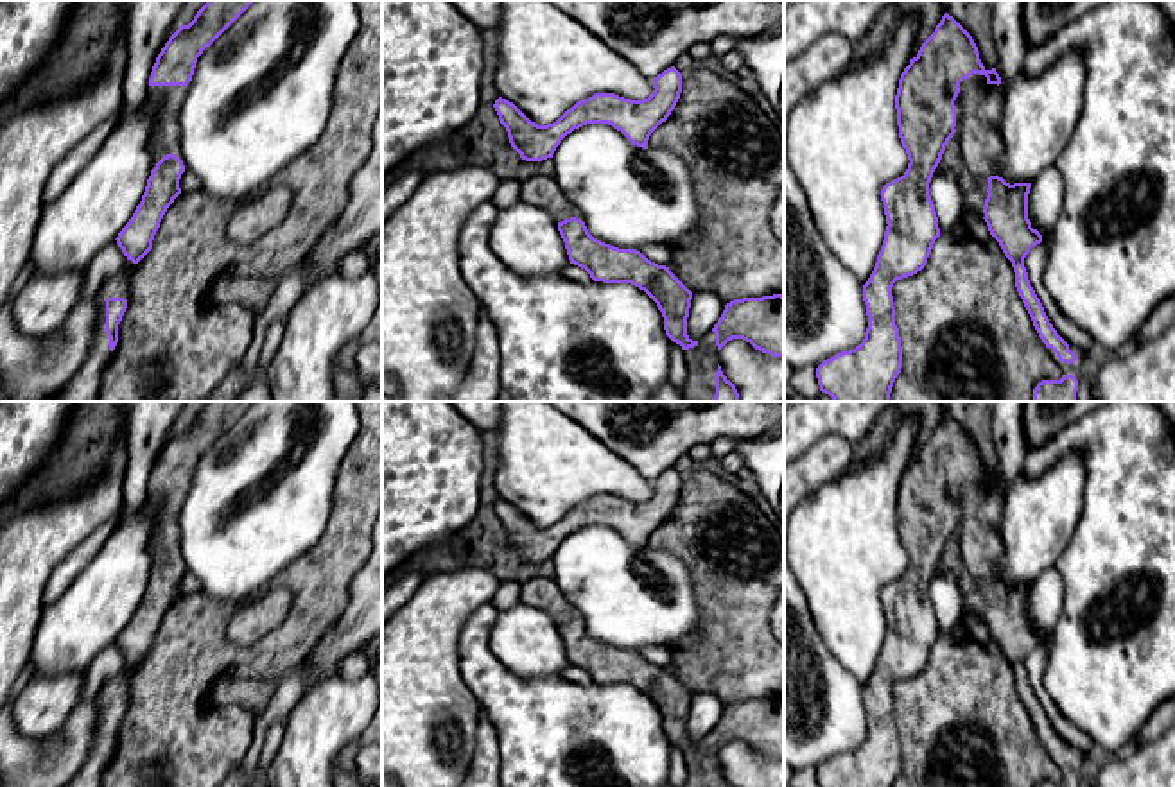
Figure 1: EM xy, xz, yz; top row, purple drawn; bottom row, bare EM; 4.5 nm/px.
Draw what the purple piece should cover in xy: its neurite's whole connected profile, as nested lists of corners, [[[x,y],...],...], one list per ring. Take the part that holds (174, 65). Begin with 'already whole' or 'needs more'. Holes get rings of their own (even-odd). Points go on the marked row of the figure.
needs more; [[[208,0],[188,25],[181,25],[165,43],[156,57],[149,77],[149,91],[145,102],[154,108],[152,136],[149,142],[151,176],[145,192],[129,222],[115,238],[124,256],[138,264],[151,249],[154,235],[167,208],[181,194],[179,179],[187,172],[181,156],[181,125],[179,113],[187,99],[197,57],[210,47],[255,0]]]

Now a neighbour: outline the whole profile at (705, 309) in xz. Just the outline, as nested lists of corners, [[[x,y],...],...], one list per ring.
[[[696,292],[691,299],[689,317],[687,317],[687,335],[692,341],[701,339],[707,332],[714,328],[718,319],[725,310],[725,301],[712,292]]]

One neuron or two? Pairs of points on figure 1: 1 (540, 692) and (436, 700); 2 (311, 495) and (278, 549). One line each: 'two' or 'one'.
1: two
2: one

